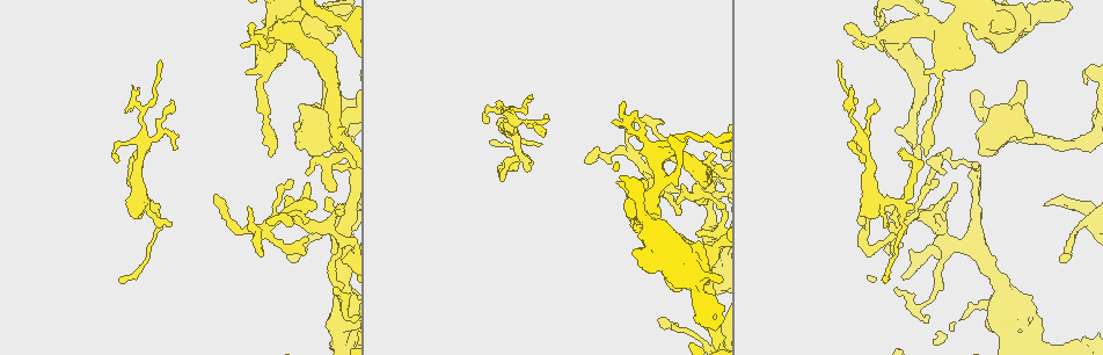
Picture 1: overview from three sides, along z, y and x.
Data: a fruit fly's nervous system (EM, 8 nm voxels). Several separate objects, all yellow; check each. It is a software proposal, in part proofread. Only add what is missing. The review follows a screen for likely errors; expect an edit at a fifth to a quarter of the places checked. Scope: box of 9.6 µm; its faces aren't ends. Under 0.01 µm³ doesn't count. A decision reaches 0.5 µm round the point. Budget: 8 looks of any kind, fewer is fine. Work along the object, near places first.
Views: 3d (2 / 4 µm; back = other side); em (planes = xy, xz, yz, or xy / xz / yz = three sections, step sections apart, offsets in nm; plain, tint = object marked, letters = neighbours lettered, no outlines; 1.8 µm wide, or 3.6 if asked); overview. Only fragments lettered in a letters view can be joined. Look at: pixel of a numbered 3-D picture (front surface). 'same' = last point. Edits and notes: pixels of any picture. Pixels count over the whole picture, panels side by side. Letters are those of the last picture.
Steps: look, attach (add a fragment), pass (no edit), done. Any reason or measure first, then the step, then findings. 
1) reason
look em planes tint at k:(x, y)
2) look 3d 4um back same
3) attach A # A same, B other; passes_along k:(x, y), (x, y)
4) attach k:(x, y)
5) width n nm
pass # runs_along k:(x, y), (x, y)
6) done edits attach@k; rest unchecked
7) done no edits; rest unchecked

sharp bend
look 3d 4um at 1:(868, 40)

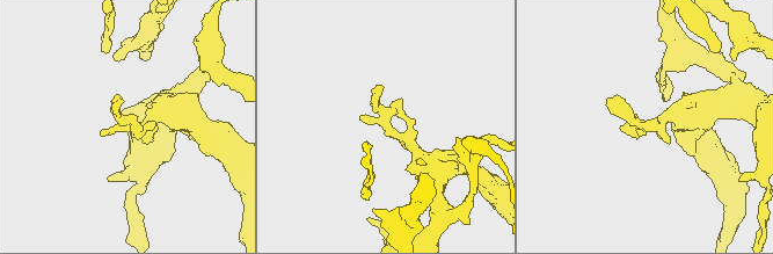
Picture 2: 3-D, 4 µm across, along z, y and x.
shape alone is not enough
look em planes tint at 2:(386, 127)

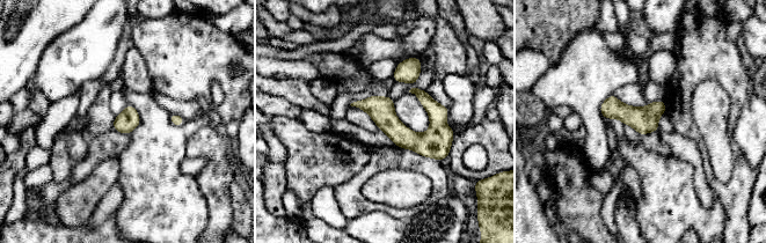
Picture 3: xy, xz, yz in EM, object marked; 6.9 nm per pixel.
look em planes letters same

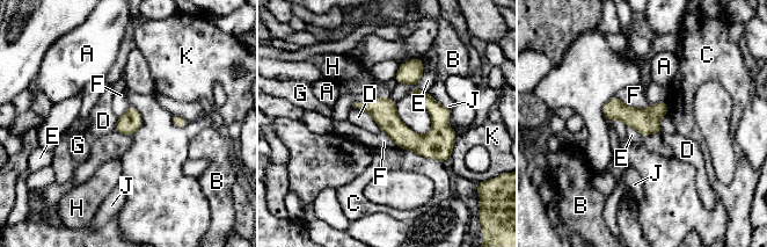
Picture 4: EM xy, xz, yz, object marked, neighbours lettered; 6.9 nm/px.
pass # A other, B other, C other, D other, E other, F other, G other, H other, J other, K other; border 4:(614, 95), (628, 106), (651, 104); no lettered fragment goes on from it

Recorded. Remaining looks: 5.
an open end
look em 3.6um planes plain at 1:(1021, 81)

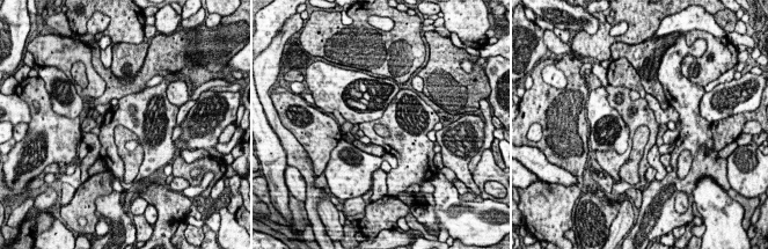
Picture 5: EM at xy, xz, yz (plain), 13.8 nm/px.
look em 3.6um planes letters same

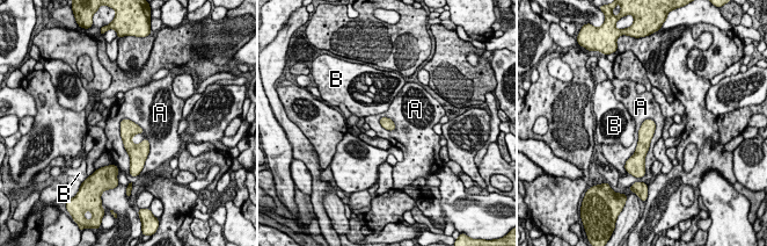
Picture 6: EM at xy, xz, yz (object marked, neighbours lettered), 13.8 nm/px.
pass # A other, B other; border 6:(651, 118), (642, 123), (628, 158); none of them fits

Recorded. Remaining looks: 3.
free end
look em planes letters at 1:(337, 213)

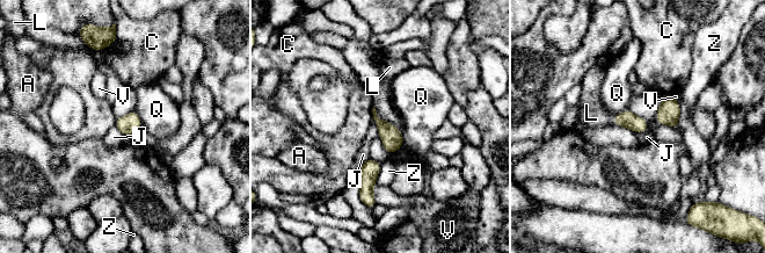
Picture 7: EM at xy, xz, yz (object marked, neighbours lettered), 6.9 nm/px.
attach 7:(591, 113) # A other, C other, J other, L same, Q other, V other, Z other; passes_along 7:(628, 120), (613, 120), (591, 113); it goes on there

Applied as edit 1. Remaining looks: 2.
see it whole again
look overview

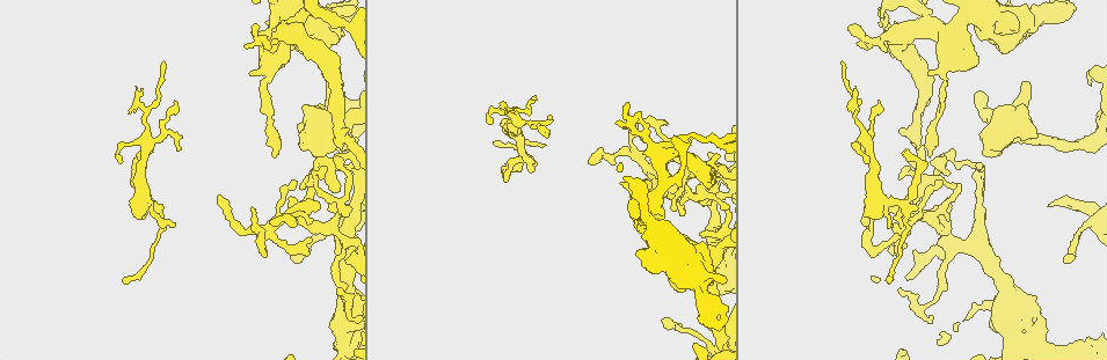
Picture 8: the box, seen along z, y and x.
thin end
look em yz step 8 letters at 8:(291, 257)

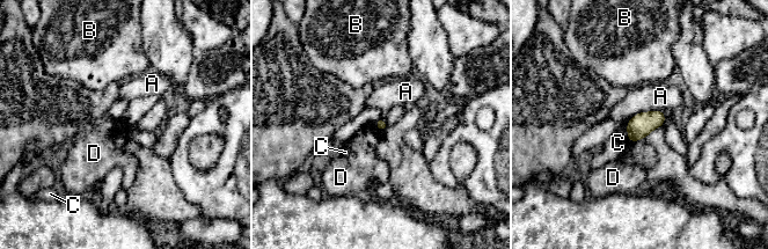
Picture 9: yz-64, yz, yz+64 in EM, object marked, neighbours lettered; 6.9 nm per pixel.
pass # A other, B other, C other, D other; border 9:(373, 124), (380, 132); no lettered fragment goes on from it

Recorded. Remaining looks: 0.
done edits attach@7; rest unchecked

